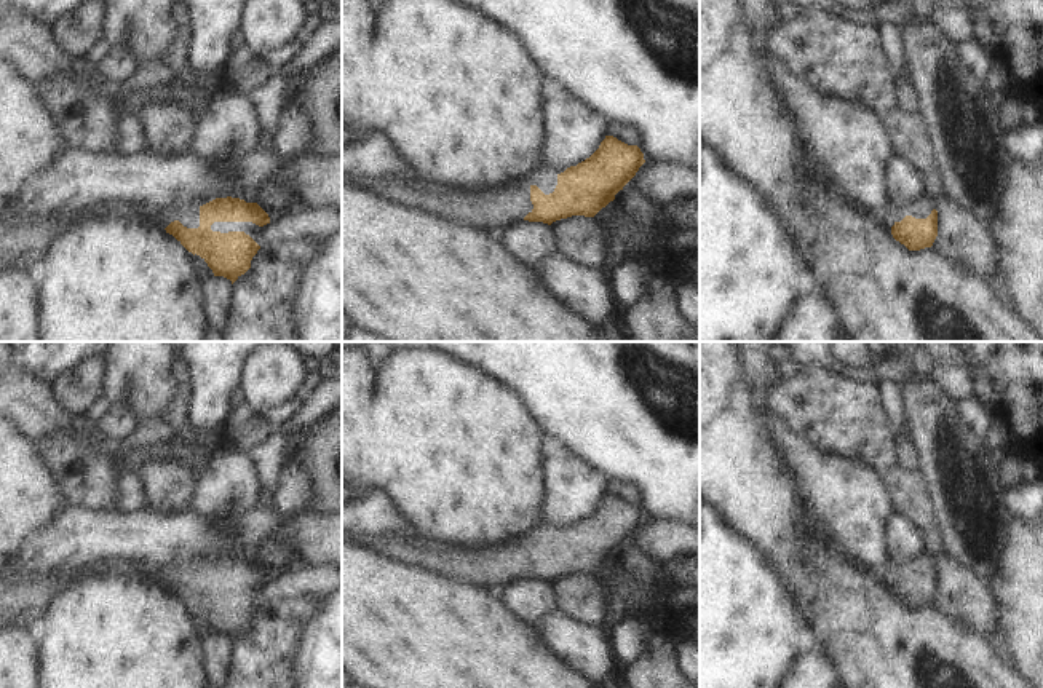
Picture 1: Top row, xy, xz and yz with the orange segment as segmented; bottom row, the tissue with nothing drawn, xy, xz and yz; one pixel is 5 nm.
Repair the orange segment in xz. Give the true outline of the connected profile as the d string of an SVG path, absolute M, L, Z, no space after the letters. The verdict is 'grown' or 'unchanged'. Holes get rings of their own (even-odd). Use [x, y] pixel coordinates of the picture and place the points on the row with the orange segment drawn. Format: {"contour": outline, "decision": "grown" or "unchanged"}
{"contour": "M605 136L589 158L561 174L540 163L521 179L479 188L444 187L403 174L380 179L342 177L395 203L415 206L458 225L489 230L516 220L551 225L572 215L594 217L644 163L637 145Z", "decision": "grown"}

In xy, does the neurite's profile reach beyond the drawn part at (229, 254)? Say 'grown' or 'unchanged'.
grown

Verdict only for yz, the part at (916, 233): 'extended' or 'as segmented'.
extended

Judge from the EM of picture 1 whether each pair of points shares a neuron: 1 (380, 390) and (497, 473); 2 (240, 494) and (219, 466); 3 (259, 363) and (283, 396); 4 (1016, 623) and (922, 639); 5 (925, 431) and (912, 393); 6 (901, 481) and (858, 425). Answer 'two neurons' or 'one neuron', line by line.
1: one neuron
2: one neuron
3: one neuron
4: two neurons
5: one neuron
6: one neuron

